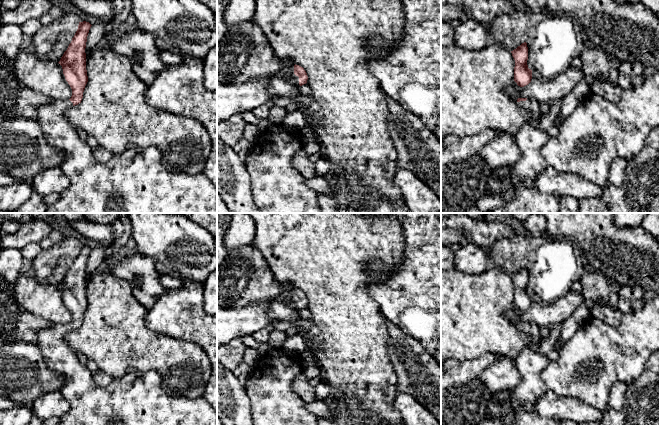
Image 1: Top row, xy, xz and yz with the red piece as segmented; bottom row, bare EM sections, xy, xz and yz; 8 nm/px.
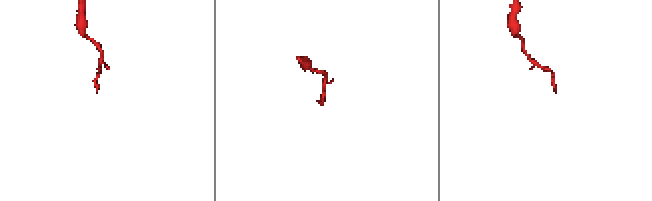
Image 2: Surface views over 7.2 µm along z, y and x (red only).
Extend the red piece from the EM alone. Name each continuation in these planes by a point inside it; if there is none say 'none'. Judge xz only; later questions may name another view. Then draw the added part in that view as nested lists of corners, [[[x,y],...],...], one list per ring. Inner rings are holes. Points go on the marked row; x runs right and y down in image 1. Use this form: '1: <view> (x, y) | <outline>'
1: xz (232, 99) | [[[294,67],[290,71],[281,69],[266,78],[255,78],[245,83],[217,82],[217,119],[224,121],[235,114],[251,112],[267,103],[271,99],[267,87],[275,76],[284,76],[293,84],[299,85],[299,77],[294,74]]]

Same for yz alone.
1: yz (530, 139) | [[[531,98],[518,103],[530,111],[532,117],[514,136],[521,157],[512,167],[513,198],[489,213],[561,213],[562,197],[559,194],[545,194],[525,184],[526,181],[534,181],[548,167],[541,149],[550,136],[538,127],[541,119],[540,103]]]

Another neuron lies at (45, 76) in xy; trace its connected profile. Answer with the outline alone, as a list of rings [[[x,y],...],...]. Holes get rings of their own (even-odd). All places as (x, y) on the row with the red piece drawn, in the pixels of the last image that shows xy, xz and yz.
[[[20,51],[14,60],[14,70],[27,87],[52,100],[69,100],[72,96],[72,89],[58,62],[38,59],[31,52]]]

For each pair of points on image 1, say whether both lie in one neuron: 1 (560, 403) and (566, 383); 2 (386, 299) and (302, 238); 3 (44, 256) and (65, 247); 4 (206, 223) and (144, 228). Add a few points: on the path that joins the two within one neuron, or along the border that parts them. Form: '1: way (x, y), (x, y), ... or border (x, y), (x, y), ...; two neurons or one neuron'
1: border (548, 388), (558, 395), (577, 397), (584, 403); two neurons
2: border (369, 263), (372, 281), (368, 293), (380, 307); two neurons
3: way (49, 255), (60, 252); one neuron
4: border (196, 223), (206, 230); two neurons

